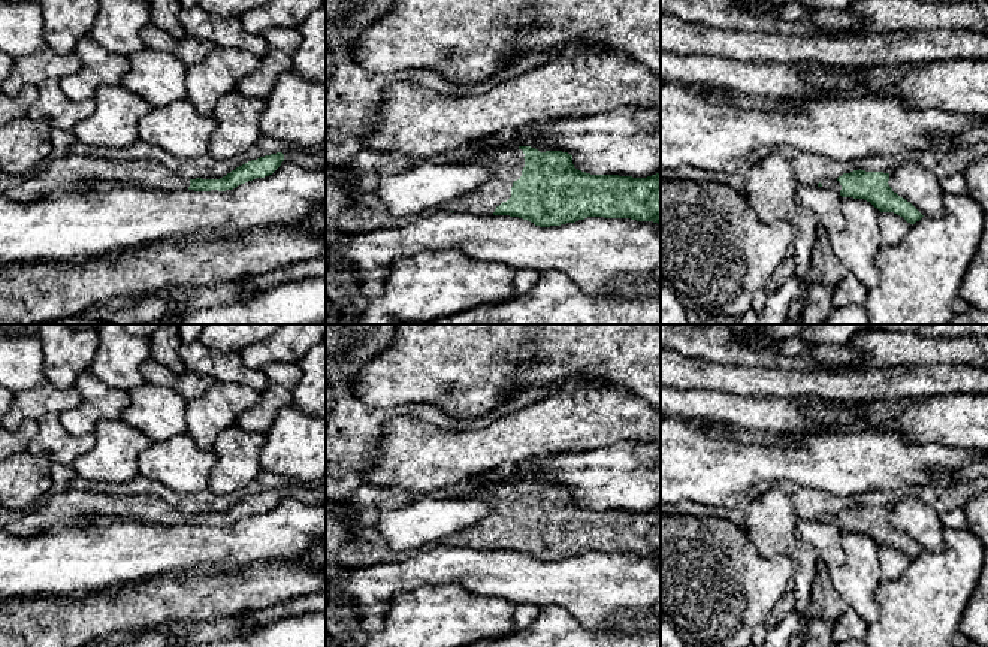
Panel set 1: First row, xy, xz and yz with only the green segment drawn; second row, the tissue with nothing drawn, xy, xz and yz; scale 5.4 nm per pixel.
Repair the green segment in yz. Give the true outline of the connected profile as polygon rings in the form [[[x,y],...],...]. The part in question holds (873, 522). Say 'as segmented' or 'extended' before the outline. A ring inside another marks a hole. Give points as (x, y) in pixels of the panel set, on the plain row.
extended; [[[853,505],[837,514],[822,514],[818,521],[831,523],[842,532],[864,533],[880,547],[894,547],[915,559],[924,550],[906,533],[900,532],[888,518],[889,508]]]

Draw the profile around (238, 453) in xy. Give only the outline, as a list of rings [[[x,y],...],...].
[[[238,424],[223,430],[212,444],[217,463],[208,487],[217,495],[229,495],[245,487],[260,471],[265,433],[250,433]]]

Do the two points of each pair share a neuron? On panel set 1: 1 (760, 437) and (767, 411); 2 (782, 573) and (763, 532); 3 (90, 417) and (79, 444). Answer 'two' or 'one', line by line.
1: two
2: two
3: two

